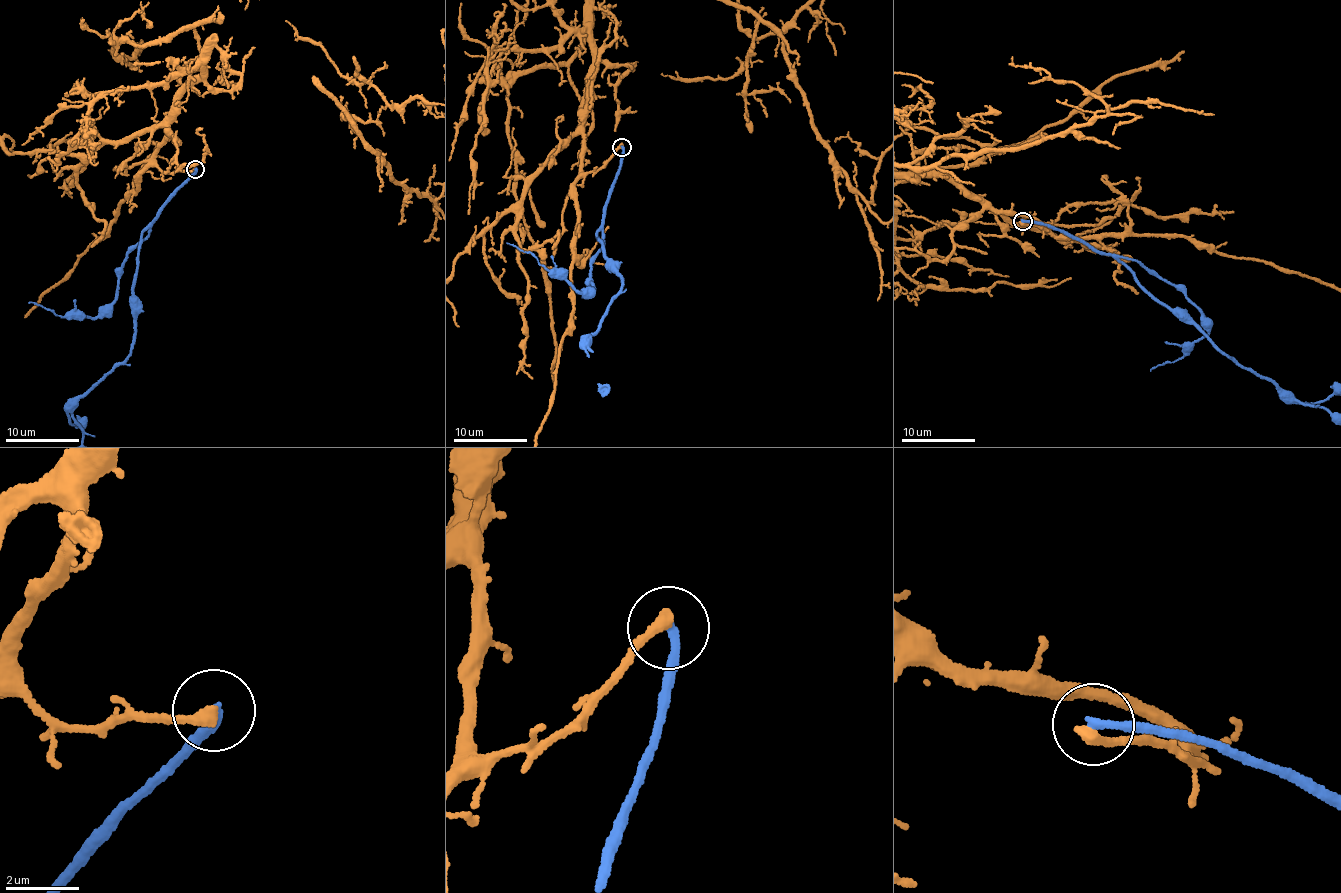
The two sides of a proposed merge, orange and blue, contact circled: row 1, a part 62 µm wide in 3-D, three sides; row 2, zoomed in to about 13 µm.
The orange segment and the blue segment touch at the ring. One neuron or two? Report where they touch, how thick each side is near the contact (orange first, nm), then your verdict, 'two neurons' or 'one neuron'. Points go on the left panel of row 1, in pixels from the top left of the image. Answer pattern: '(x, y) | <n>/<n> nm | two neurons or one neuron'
(195, 169) | 360/240 nm | two neurons

